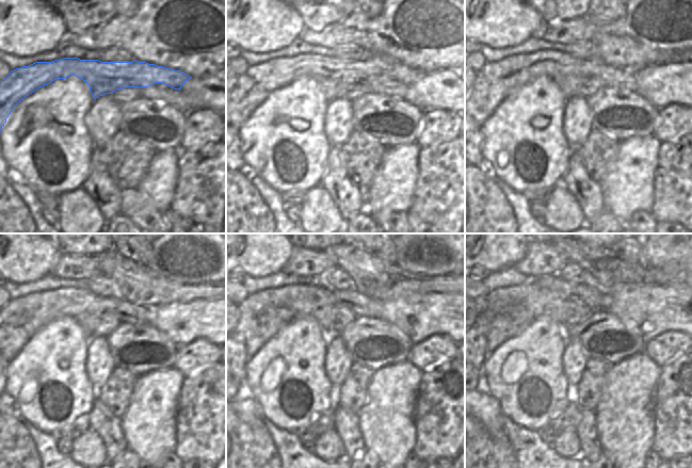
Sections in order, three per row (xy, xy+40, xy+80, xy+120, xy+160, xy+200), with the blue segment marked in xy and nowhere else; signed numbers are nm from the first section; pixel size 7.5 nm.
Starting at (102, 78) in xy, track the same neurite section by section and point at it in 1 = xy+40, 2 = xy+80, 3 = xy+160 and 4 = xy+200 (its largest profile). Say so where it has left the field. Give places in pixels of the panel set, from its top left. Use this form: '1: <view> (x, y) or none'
1: xy+40 (335, 76)
2: xy+80 (495, 81)
3: xy+160 (262, 315)
4: xy+200 (504, 312)

